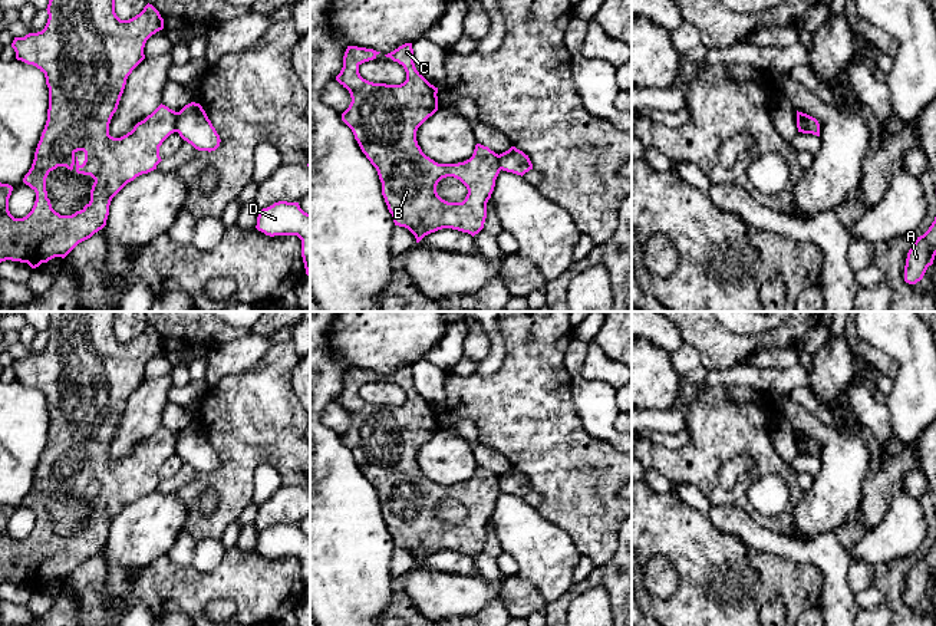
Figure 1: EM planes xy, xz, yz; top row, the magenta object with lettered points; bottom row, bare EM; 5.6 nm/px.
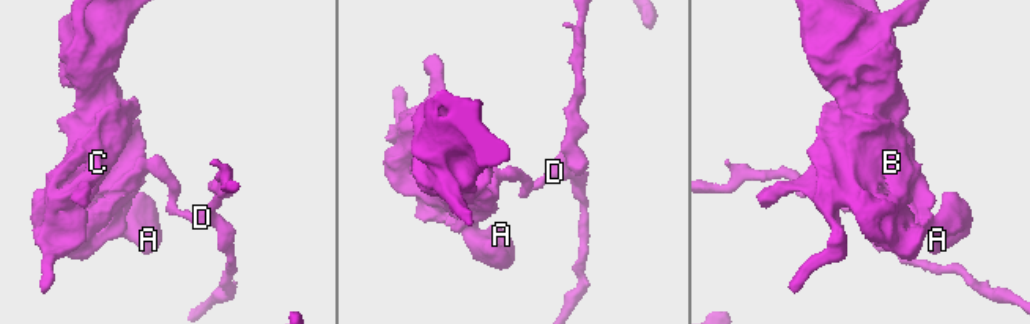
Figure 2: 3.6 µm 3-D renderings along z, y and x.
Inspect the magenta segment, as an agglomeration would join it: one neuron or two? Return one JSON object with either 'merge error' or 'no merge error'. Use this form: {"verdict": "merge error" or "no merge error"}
{"verdict": "merge error"}

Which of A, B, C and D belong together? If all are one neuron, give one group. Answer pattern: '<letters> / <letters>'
A B C / D

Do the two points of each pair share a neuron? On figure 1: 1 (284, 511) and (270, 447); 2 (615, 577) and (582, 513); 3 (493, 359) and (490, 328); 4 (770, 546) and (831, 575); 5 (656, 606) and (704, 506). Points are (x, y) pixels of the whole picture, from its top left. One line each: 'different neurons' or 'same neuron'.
1: different neurons
2: different neurons
3: same neuron
4: same neuron
5: different neurons

